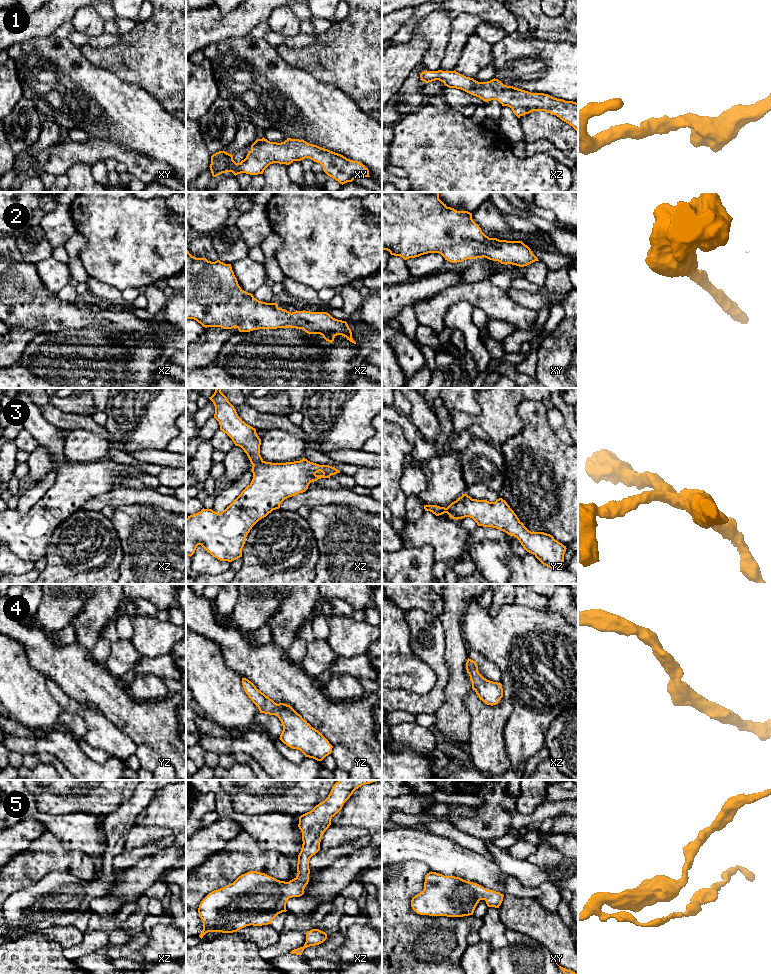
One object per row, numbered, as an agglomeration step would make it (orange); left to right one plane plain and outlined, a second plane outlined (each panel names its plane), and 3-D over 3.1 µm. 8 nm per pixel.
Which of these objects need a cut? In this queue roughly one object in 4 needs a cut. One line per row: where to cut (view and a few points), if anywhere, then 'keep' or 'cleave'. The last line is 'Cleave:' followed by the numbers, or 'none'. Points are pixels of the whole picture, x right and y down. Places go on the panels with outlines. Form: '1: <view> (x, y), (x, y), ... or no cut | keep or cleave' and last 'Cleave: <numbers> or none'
1: no cut | keep
2: no cut | keep
3: no cut | keep
4: no cut | keep
5: no cut | keep
Cleave: none

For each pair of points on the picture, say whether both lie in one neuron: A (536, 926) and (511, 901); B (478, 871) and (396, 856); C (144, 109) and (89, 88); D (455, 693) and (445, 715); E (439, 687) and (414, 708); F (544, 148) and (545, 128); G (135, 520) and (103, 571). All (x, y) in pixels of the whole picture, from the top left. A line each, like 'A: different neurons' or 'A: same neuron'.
A: same neuron
B: same neuron
C: same neuron
D: same neuron
E: same neuron
F: different neurons
G: different neurons

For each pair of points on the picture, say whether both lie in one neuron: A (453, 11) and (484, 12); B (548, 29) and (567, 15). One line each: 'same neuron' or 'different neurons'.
A: same neuron
B: same neuron

